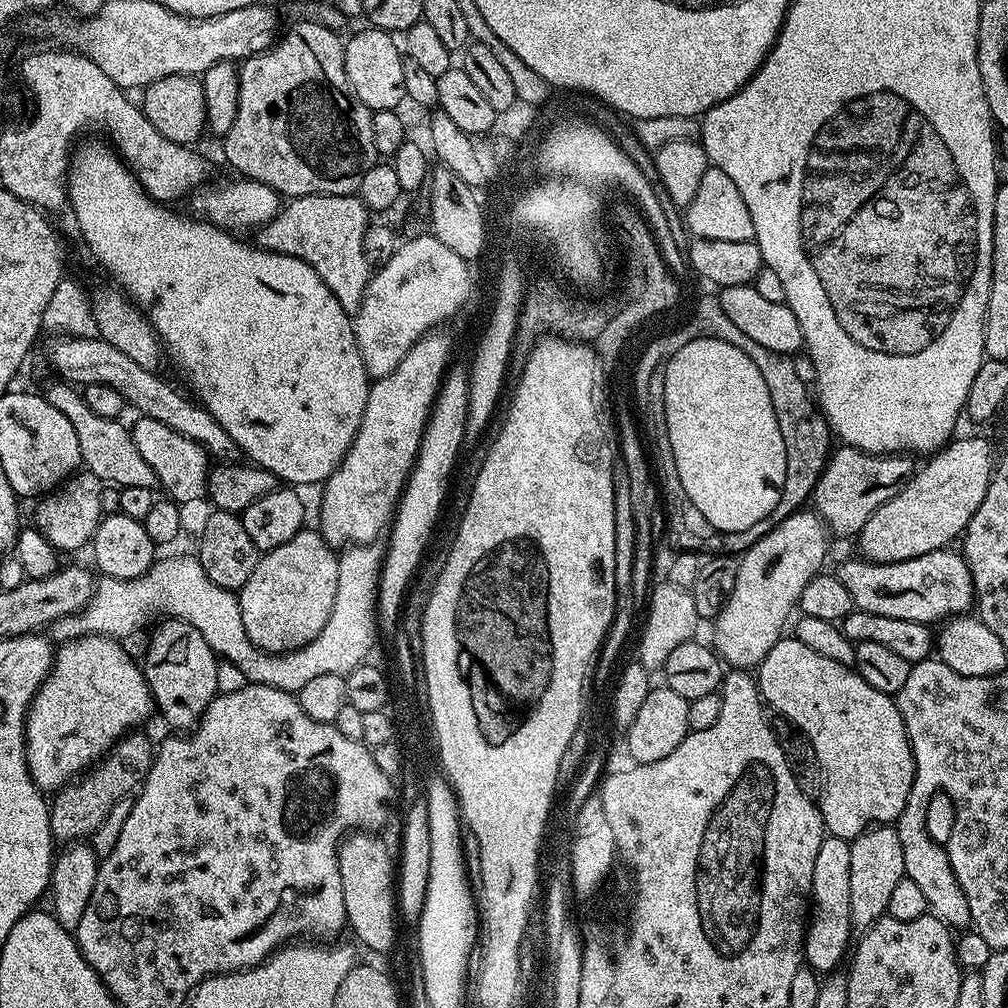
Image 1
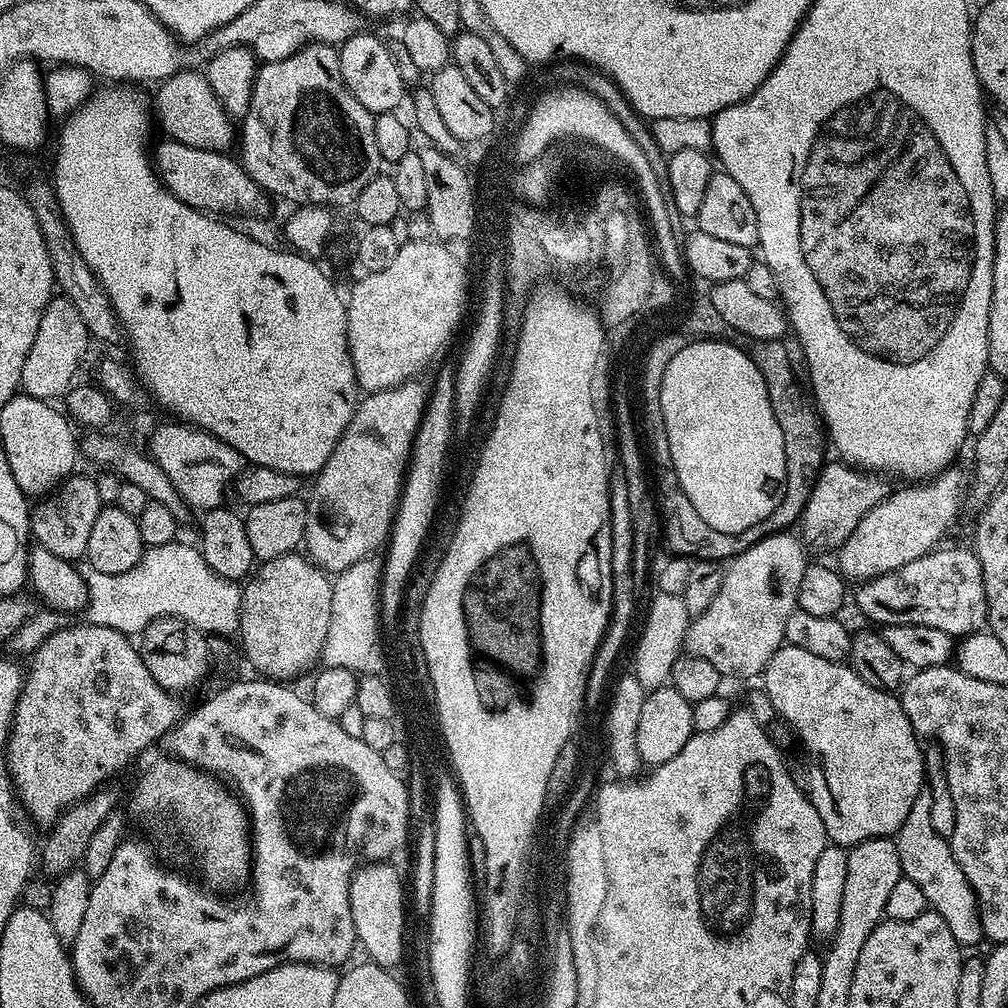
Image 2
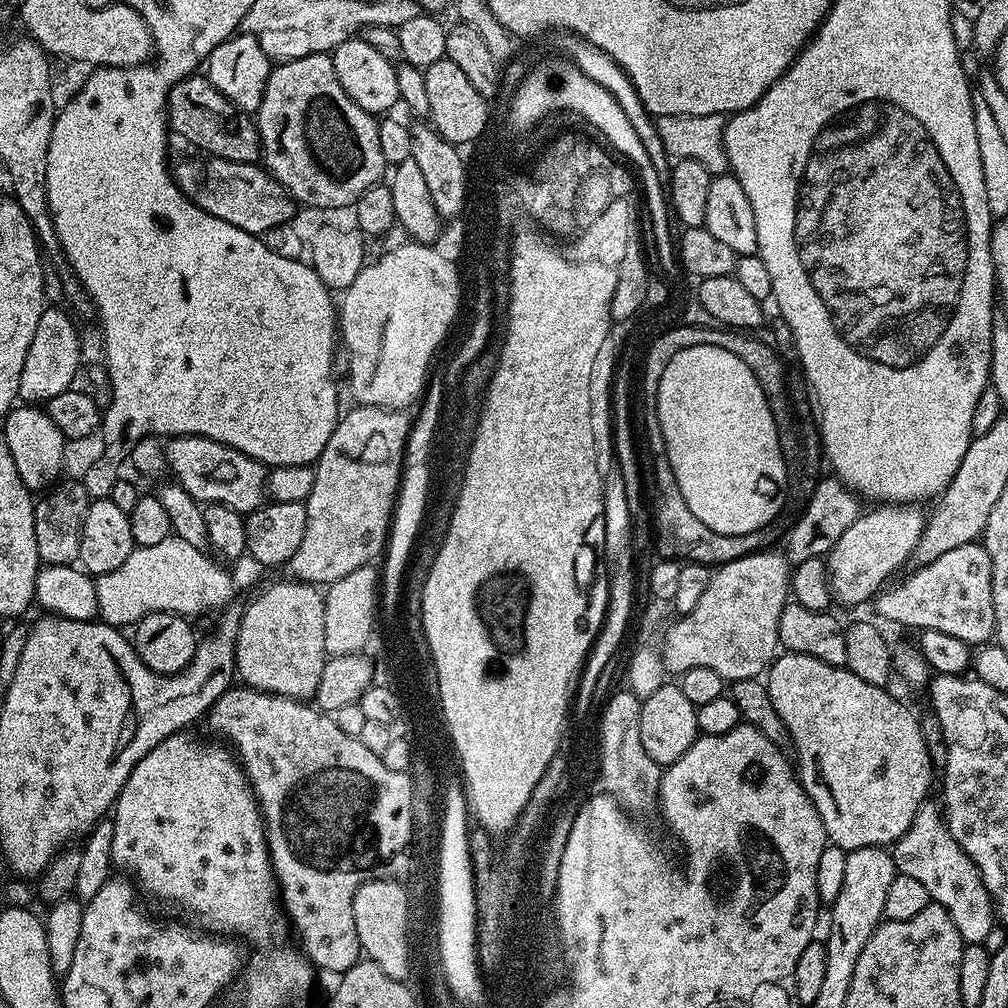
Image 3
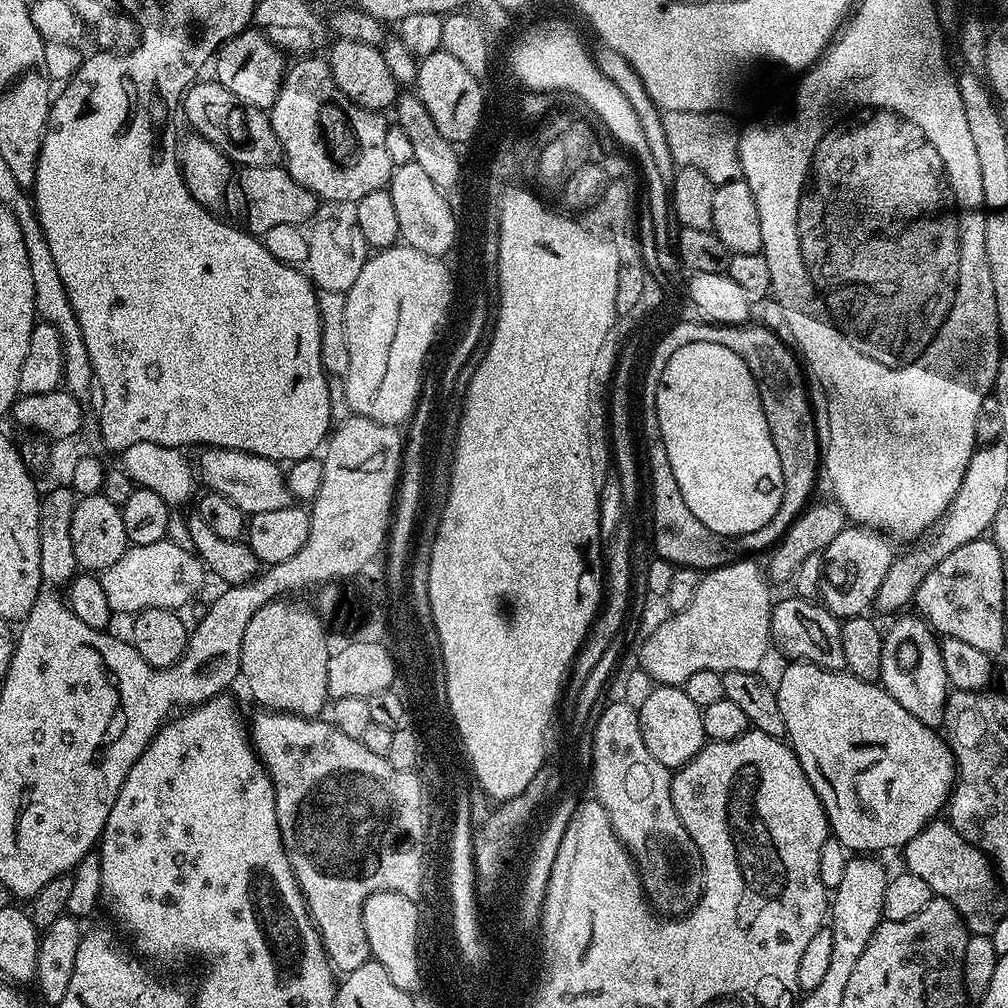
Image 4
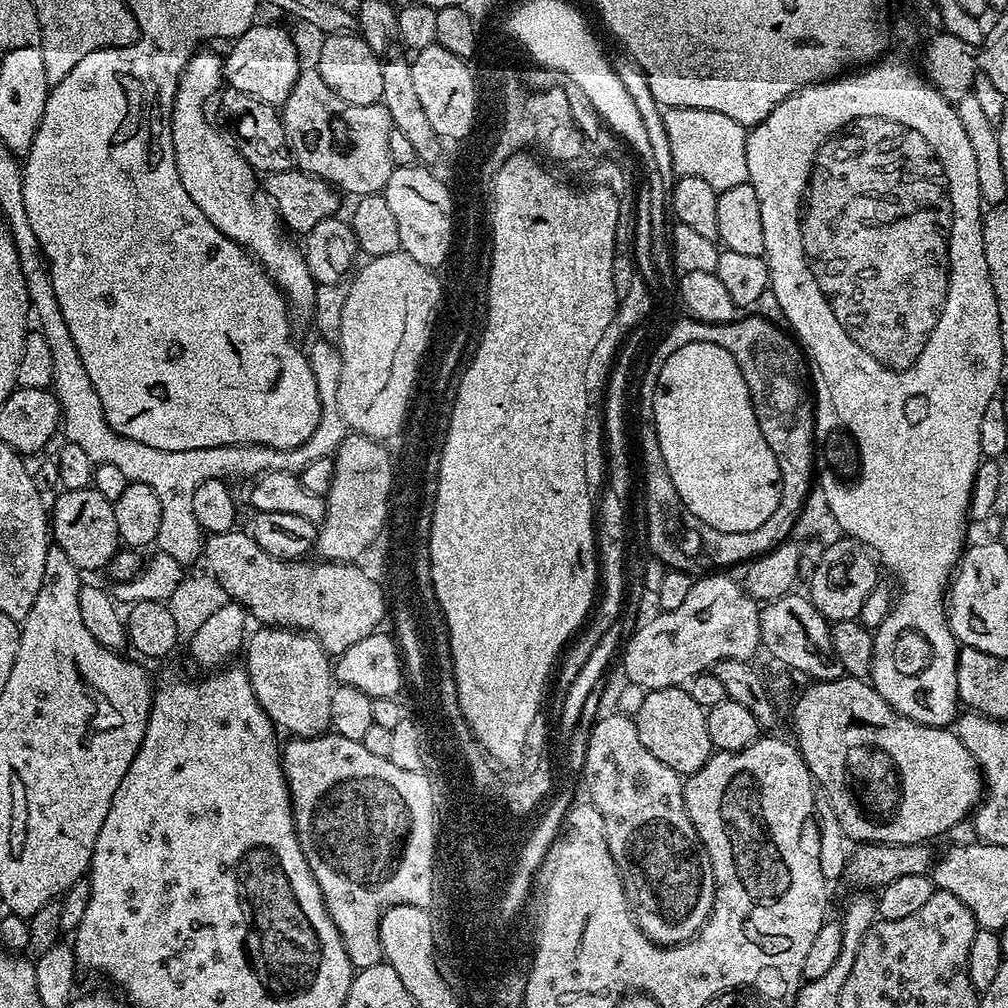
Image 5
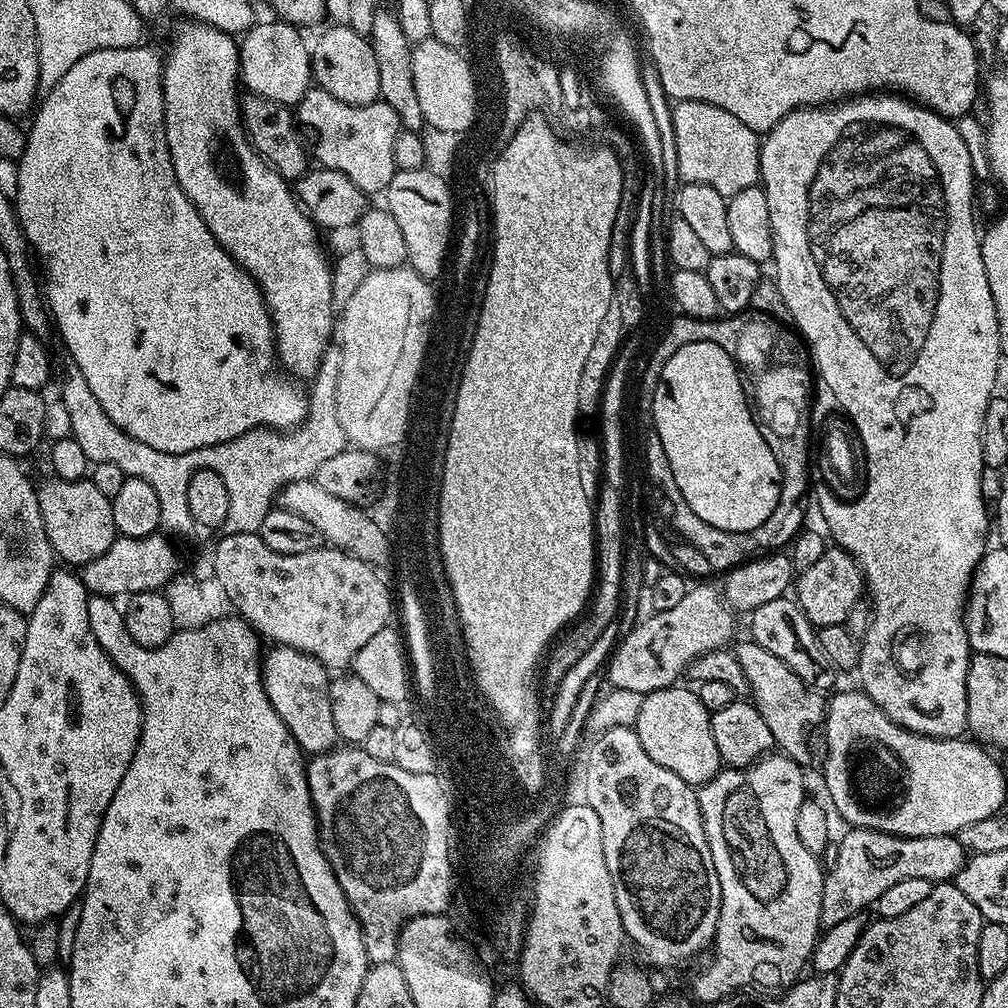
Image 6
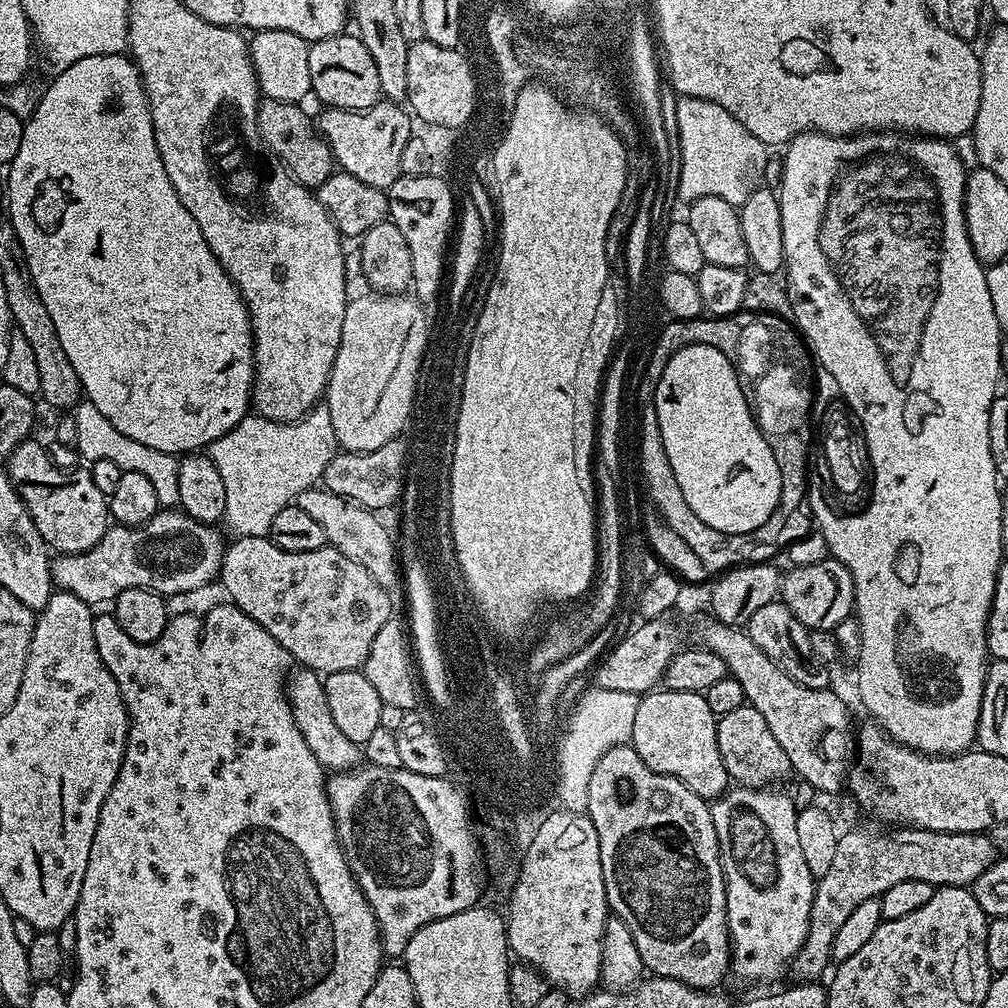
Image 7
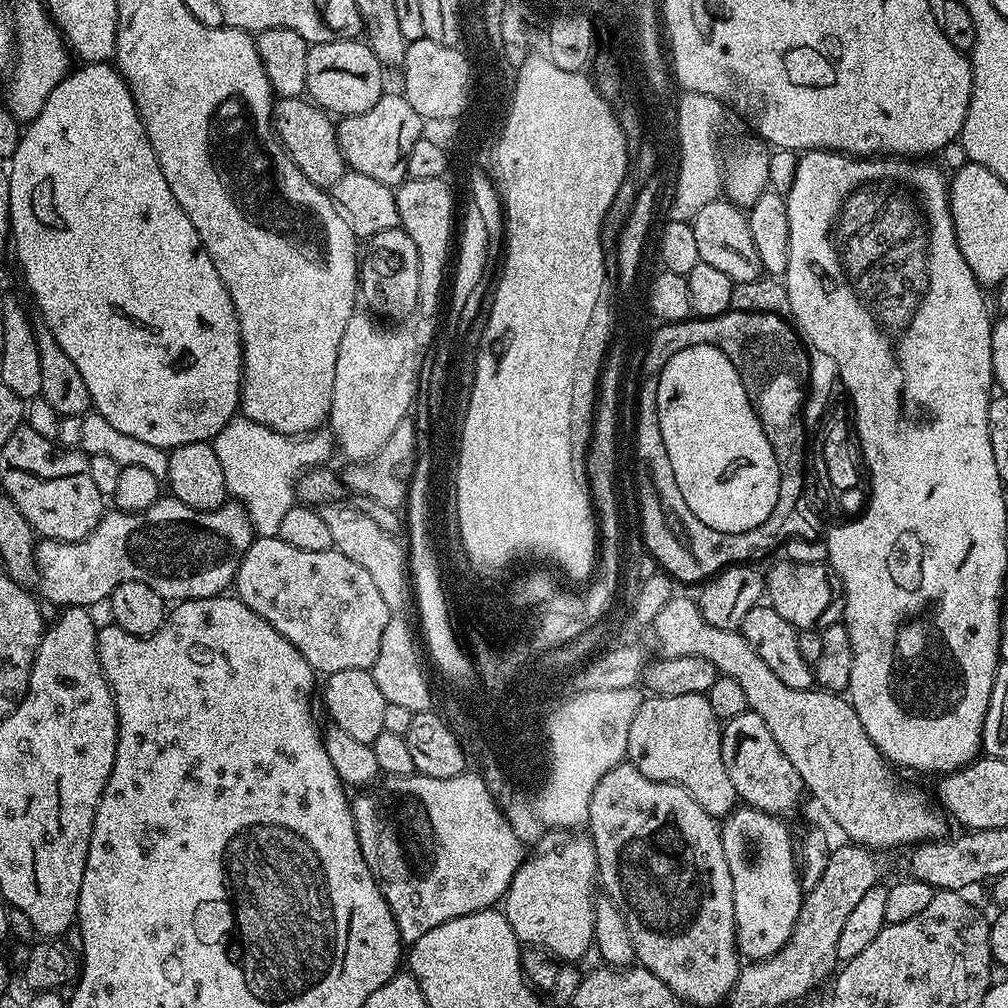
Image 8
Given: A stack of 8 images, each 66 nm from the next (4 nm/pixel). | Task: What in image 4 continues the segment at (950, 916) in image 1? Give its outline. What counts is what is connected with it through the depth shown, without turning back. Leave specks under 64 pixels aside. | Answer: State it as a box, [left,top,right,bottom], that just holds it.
[902,818,1004,936]

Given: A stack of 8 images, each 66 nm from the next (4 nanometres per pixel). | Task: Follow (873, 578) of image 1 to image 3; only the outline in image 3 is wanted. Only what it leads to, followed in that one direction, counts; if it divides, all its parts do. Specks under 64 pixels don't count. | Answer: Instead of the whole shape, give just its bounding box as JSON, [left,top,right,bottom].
[875,542,995,646]

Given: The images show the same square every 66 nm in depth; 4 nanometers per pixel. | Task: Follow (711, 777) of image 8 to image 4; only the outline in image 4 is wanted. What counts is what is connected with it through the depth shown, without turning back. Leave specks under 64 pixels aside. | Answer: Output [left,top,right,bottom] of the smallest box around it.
[638,687,706,770]

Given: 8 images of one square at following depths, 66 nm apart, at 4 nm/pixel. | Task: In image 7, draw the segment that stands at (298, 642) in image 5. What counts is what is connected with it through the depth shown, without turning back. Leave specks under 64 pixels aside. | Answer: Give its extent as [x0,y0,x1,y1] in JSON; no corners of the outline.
[286,667,361,773]

